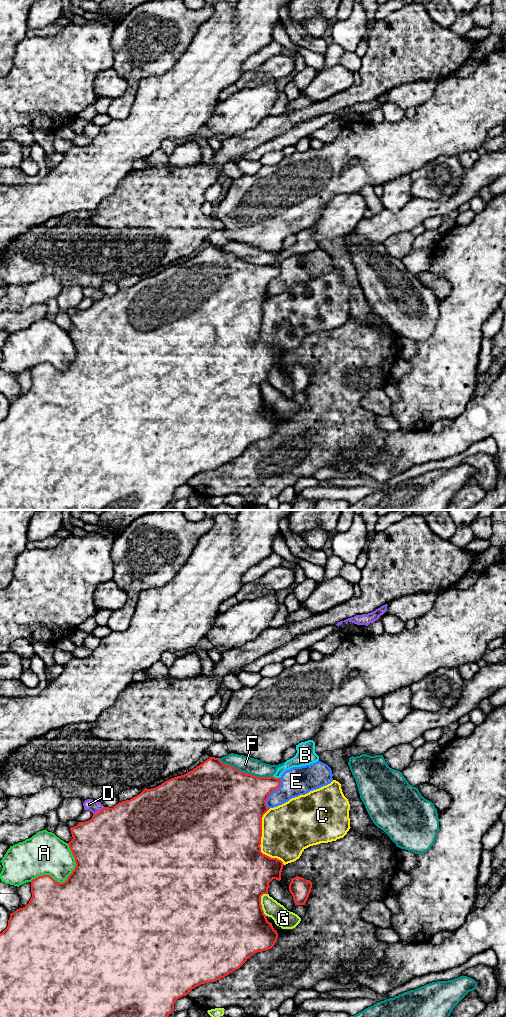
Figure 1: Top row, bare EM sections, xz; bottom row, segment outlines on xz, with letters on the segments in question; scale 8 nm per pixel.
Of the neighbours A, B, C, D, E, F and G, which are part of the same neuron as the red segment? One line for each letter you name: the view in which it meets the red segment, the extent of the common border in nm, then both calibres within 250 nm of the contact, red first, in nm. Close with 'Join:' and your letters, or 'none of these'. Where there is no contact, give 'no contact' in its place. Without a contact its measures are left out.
Join: none of these

